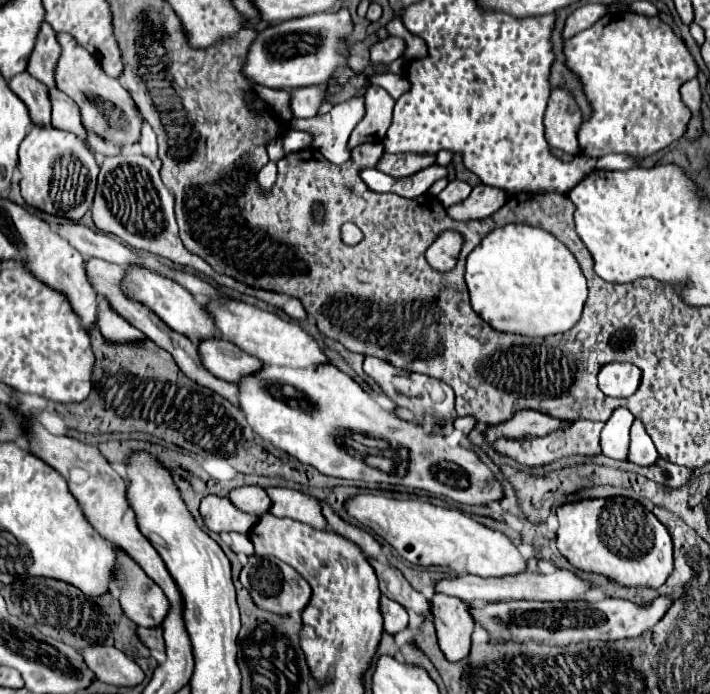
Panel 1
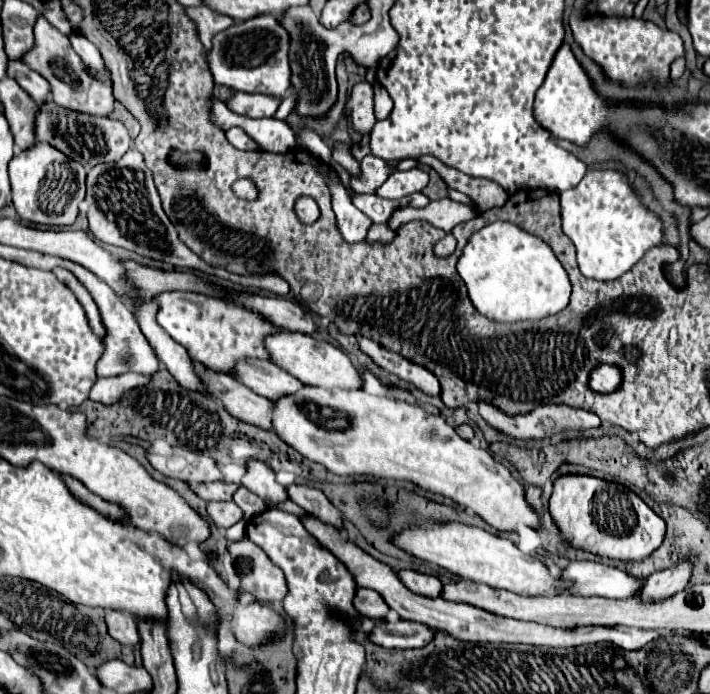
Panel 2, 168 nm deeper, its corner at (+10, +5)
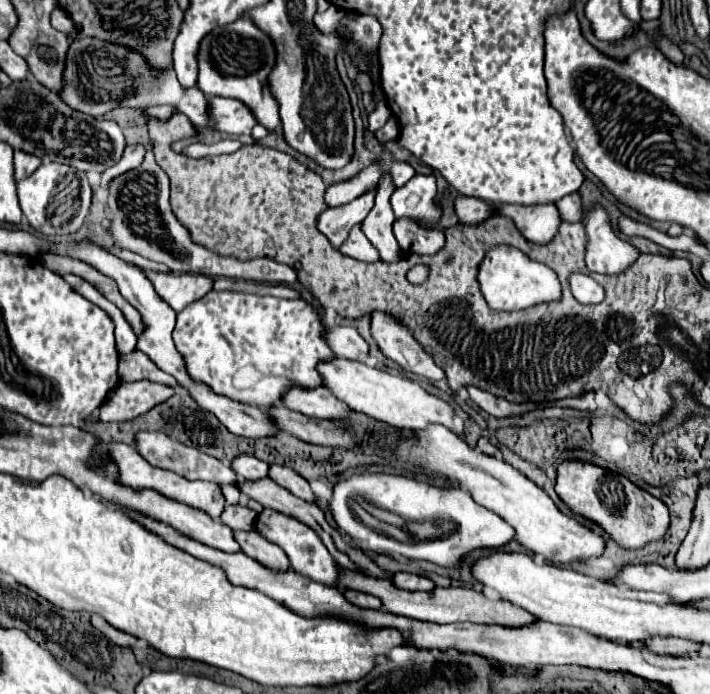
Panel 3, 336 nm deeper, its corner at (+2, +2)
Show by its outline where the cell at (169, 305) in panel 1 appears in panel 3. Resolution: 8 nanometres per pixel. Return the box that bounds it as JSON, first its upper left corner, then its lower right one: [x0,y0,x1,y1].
[174,291,336,409]

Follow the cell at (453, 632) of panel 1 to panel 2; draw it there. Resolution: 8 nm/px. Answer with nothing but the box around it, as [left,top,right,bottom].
[398,570,442,598]

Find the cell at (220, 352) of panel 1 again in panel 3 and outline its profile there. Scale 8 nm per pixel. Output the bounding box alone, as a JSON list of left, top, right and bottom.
[282,387,350,419]

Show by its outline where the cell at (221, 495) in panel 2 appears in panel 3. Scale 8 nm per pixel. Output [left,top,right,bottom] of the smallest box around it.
[90,443,224,519]

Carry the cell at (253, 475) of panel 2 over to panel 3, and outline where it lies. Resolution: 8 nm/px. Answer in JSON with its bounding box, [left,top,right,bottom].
[230,455,268,481]

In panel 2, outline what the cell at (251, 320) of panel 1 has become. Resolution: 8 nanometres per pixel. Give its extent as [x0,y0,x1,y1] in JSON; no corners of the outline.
[264,328,360,388]

